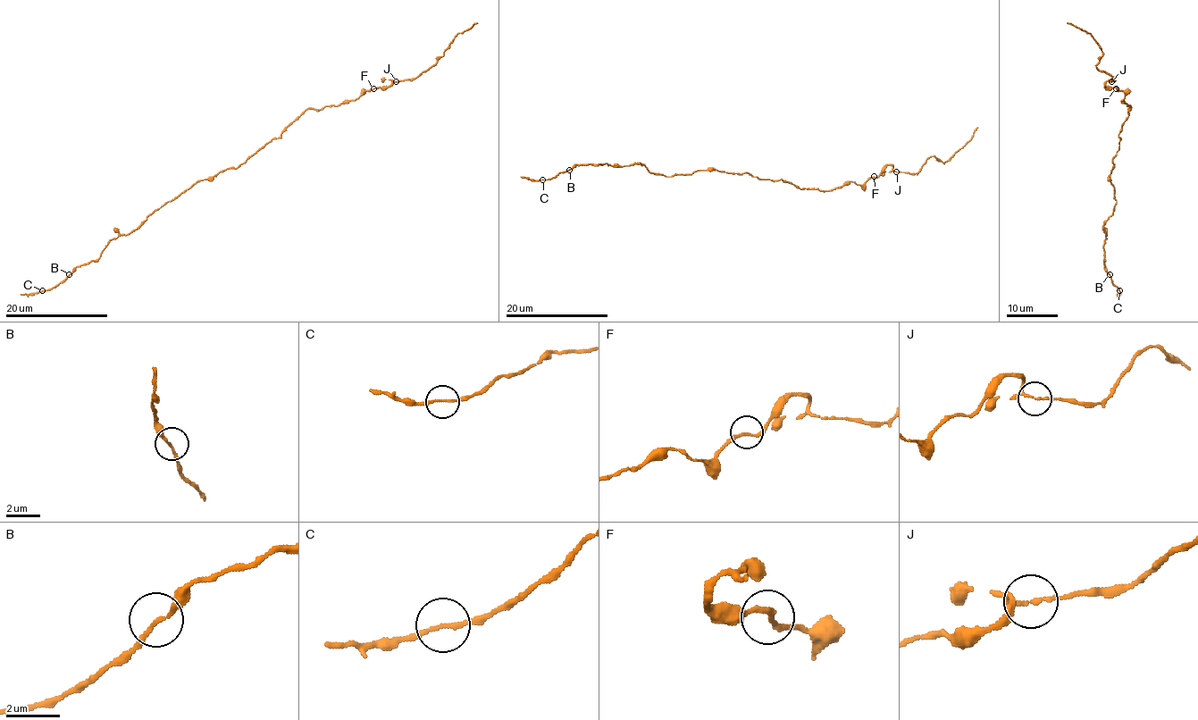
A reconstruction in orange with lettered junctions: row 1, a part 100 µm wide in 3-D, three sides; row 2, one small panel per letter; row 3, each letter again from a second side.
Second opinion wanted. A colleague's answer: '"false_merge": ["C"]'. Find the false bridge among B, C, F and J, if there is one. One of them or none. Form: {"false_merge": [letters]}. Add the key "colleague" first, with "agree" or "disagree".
{"colleague": "disagree", "false_merge": []}

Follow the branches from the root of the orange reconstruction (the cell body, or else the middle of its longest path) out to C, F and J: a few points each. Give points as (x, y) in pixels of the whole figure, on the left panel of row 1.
C: (260, 148), (237, 168), (197, 180), (136, 229), (113, 238), (96, 260), (77, 266), (42, 290)
F: (260, 148), (278, 138), (307, 109), (340, 105), (356, 100), (373, 88)
J: (260, 148), (278, 138), (307, 109), (340, 105), (356, 100), (365, 91), (386, 87), (397, 81)

